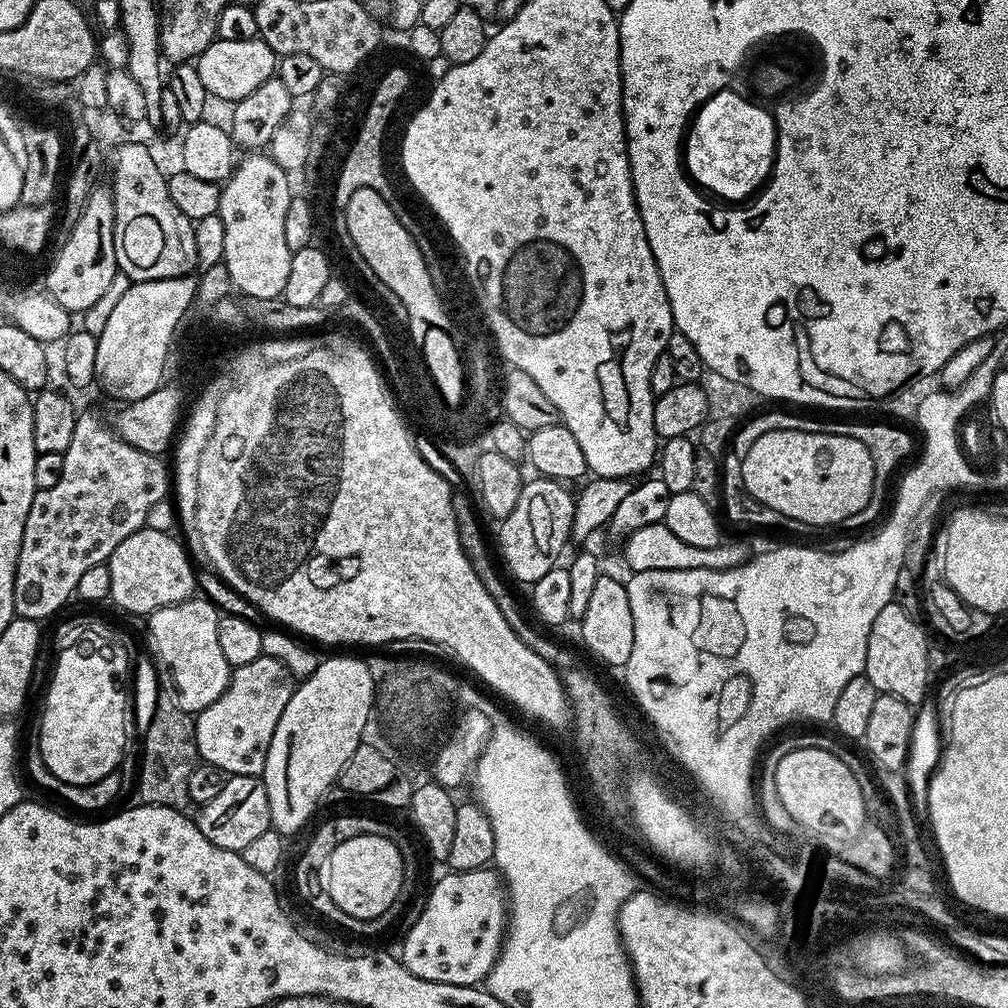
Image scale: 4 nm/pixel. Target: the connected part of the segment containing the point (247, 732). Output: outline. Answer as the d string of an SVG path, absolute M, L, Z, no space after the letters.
M266 655L254 658L254 662L246 662L246 666L234 668L232 670L232 679L228 681L228 689L224 691L222 698L218 698L218 702L210 702L210 706L206 706L206 710L195 713L196 745L200 751L201 761L206 764L218 766L223 772L234 776L260 776L266 766L266 750L270 750L270 738L274 738L274 726L278 726L278 718L282 718L282 710L286 710L286 702L290 702L293 687L294 677L292 673L289 672L288 667L282 662L278 662L274 658L270 658Z

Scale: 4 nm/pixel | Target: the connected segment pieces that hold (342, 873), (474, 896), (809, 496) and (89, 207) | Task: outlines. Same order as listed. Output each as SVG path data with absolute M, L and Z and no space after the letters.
M360 836L339 841L326 865L326 889L338 908L356 919L382 915L399 896L403 884L402 854L398 846L381 836Z
M491 867L465 872L448 870L445 873L433 886L420 917L408 932L402 959L406 970L410 970L410 974L418 974L418 978L426 978L430 982L450 982L454 986L479 985L487 981L490 970L500 957L500 947L504 944L510 915L506 885L499 871Z
M778 426L773 432L762 434L762 438L758 438L758 442L743 453L740 480L751 499L762 502L770 510L778 510L778 514L786 514L786 518L806 522L817 530L824 530L827 524L843 525L851 516L869 507L872 492L877 491L876 463L872 460L870 450L866 450L858 438L803 432L794 426L784 427Z
M97 186L93 189L82 210L81 216L71 225L70 233L60 248L60 253L52 260L48 268L48 277L43 287L52 296L58 306L70 314L88 312L108 291L118 277L116 251L114 250L114 202L107 187Z

